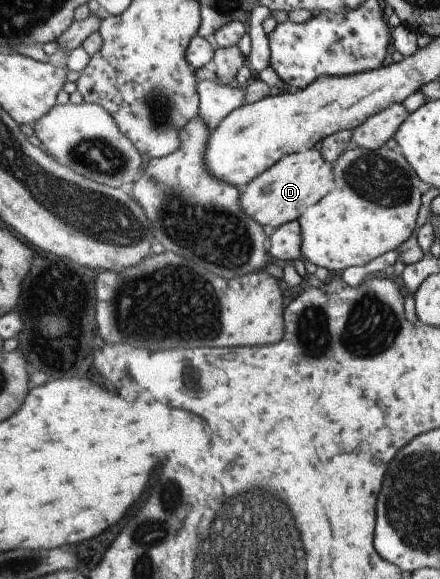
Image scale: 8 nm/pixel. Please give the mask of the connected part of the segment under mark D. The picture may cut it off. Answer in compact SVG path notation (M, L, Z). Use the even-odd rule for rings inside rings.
M312 148L282 157L270 169L255 177L240 196L240 205L247 216L270 232L289 221L297 221L307 207L317 204L334 186L332 163L324 159L320 150Z

